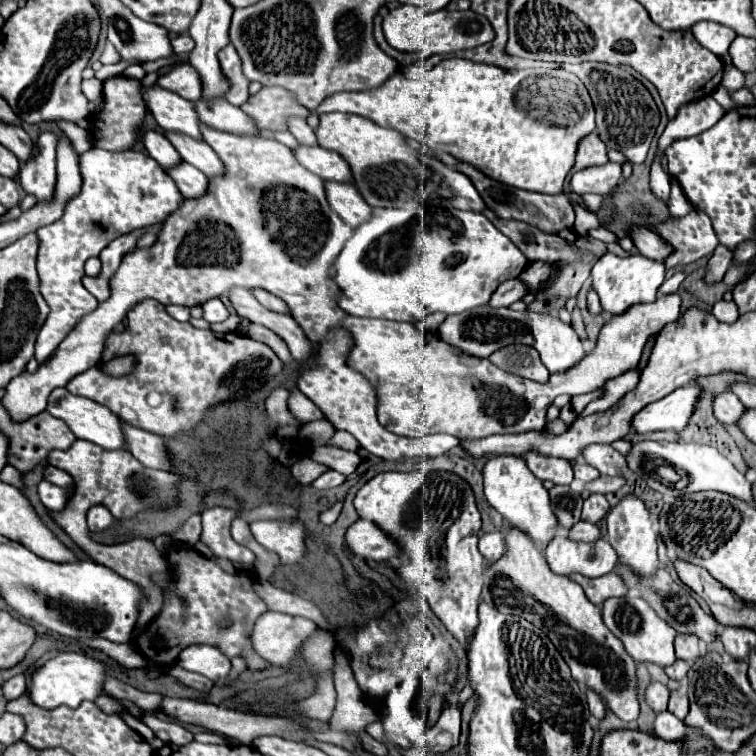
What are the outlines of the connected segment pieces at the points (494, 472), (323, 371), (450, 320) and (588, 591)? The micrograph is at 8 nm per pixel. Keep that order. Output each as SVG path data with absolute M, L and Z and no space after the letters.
M517 455L491 457L483 467L483 483L485 483L487 501L503 515L503 519L513 527L519 527L525 533L529 533L529 537L539 545L539 549L545 549L545 545L555 535L557 519L551 511L547 489L543 487L541 479L537 479L529 471L525 459Z
M335 333L335 337L331 337L331 345L321 345L319 355L317 355L317 365L307 369L297 381L299 389L319 409L323 409L325 417L335 425L335 429L349 431L363 449L367 449L369 453L373 453L381 459L387 459L387 461L399 461L399 459L407 459L407 457L419 457L419 455L437 457L437 455L445 455L449 449L459 445L459 439L455 439L451 435L427 435L427 437L415 439L415 437L399 437L399 435L387 431L377 421L375 391L371 389L369 381L361 373L351 369L345 361L347 349L351 349L351 341L347 341L347 337L343 337L343 333Z
M479 305L467 313L447 315L447 319L439 325L439 335L457 349L471 353L475 357L489 357L497 349L507 345L529 345L541 353L545 367L551 373L561 373L573 367L581 357L585 357L583 345L571 325L565 325L557 315L547 313L531 313L531 311L511 311L509 307L493 309L489 305Z
M573 573L569 577L583 587L587 599L595 605L601 605L607 597L625 597L627 595L627 587L615 573L607 573L597 579L587 579L585 575L579 575L579 573Z

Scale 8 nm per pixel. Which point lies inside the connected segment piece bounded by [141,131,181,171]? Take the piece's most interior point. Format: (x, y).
(159, 147)

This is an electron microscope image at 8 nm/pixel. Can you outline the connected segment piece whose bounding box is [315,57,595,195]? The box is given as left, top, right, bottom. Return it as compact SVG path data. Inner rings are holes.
M459 57L443 59L431 71L425 67L425 61L417 61L415 75L411 69L401 67L383 83L383 87L357 93L333 93L315 109L319 115L331 111L367 117L381 127L395 129L405 137L427 145L431 151L445 151L455 159L477 167L495 181L551 195L563 193L565 179L575 165L579 141L595 131L595 109L591 97L573 73L563 69L509 71L499 69L497 65L475 63Z

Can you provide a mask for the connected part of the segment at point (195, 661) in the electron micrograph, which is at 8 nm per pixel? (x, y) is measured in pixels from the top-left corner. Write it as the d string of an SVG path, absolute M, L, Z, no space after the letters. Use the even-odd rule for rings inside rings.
M190 645L182 650L177 665L187 671L209 677L211 681L225 679L231 671L231 661L211 645Z

